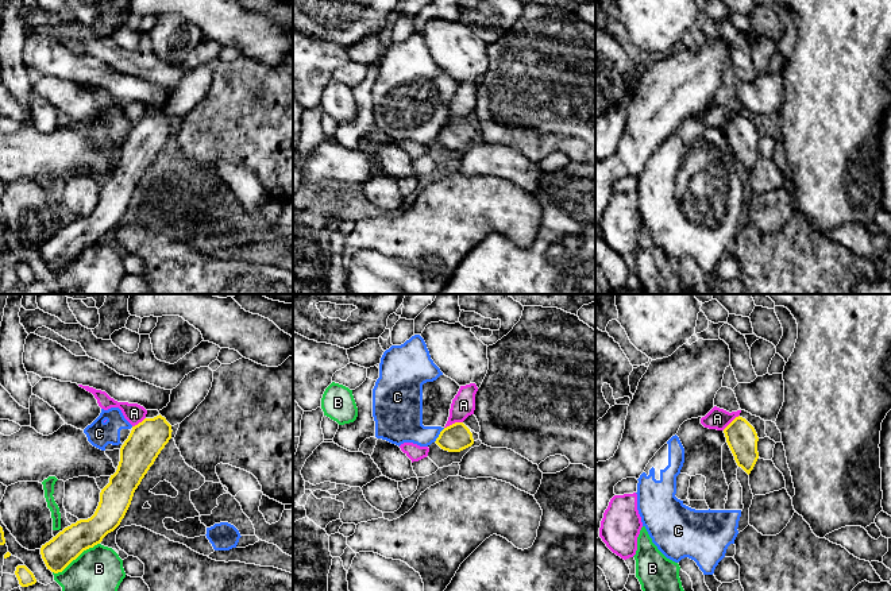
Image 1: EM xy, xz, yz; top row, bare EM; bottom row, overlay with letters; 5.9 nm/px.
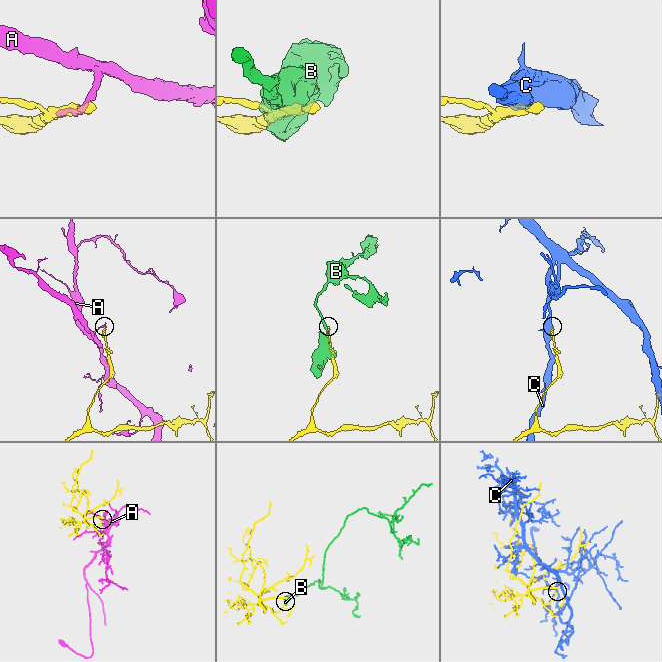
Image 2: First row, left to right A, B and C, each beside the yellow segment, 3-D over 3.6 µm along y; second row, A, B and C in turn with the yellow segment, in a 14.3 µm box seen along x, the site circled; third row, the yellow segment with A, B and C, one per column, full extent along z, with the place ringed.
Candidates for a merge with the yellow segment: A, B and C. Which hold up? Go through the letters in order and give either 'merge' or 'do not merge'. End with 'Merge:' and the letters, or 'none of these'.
A: do not merge
B: do not merge
C: do not merge
Merge: none of these

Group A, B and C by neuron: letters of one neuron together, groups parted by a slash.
A / B / C

